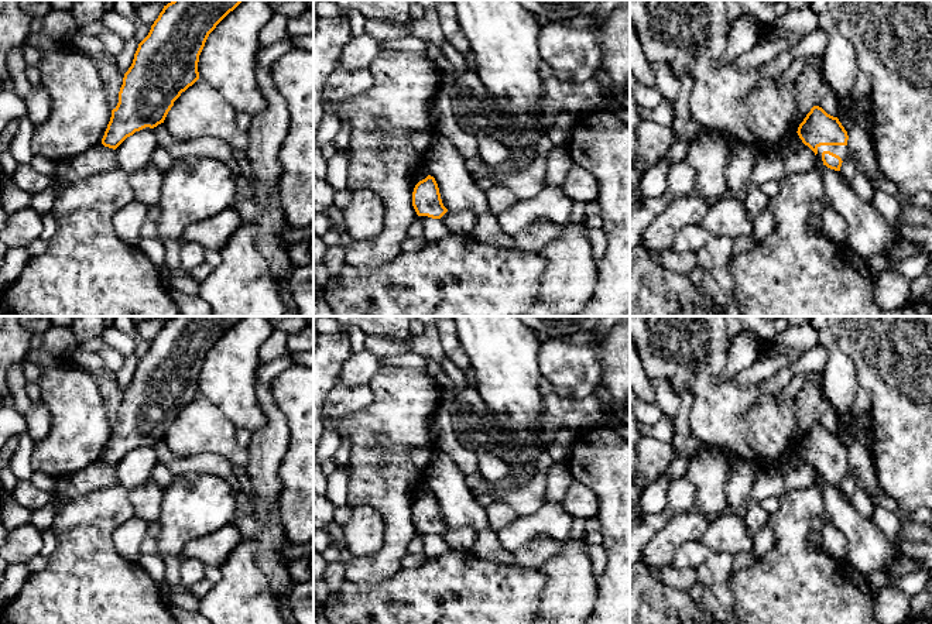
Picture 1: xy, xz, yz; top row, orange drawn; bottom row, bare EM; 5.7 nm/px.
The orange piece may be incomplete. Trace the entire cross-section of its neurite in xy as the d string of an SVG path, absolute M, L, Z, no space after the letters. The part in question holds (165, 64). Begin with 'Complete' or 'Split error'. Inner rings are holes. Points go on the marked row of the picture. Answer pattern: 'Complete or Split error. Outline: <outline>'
Complete. Outline: M172 0L164 6L148 35L138 44L134 59L124 73L119 103L102 138L116 150L127 137L145 127L164 123L174 102L199 79L198 62L209 34L243 0Z

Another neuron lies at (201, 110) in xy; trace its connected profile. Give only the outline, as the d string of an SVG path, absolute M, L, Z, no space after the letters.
M199 78L174 102L164 123L177 141L209 136L226 141L234 152L246 154L247 133L237 127L236 116L220 92Z

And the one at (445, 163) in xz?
M435 133L424 165L435 178L448 210L470 210L476 217L490 212L486 193L466 169L466 157L446 136Z

